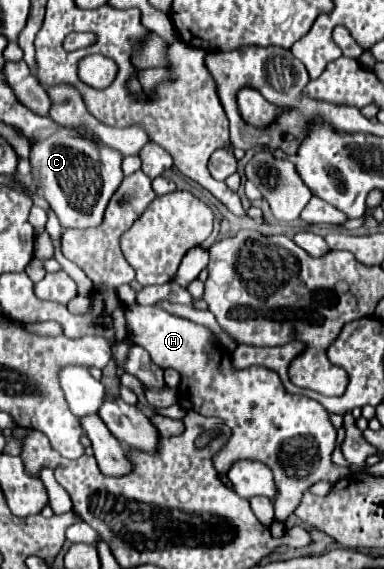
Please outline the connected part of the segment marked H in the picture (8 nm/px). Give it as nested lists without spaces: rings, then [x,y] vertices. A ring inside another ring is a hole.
[[[129,306],[125,318],[129,340],[143,346],[155,364],[175,368],[181,375],[179,406],[203,416],[215,416],[233,430],[229,442],[213,456],[217,472],[225,476],[229,466],[241,458],[253,458],[271,468],[277,490],[273,498],[275,520],[285,522],[311,484],[319,480],[335,482],[347,474],[345,468],[337,468],[331,462],[337,430],[319,402],[289,394],[279,376],[265,366],[253,364],[235,370],[231,354],[213,342],[213,332],[203,324],[169,314],[159,306]]]

